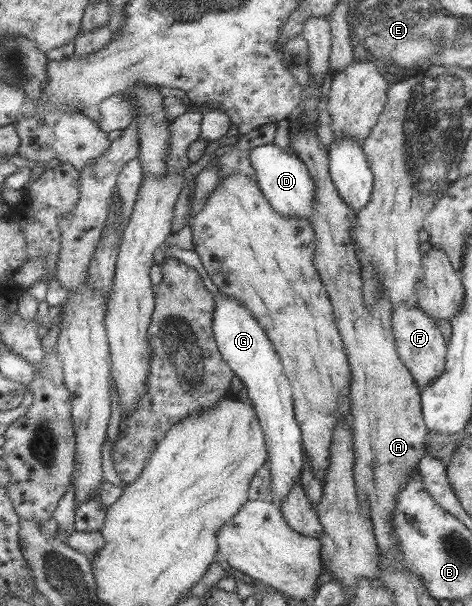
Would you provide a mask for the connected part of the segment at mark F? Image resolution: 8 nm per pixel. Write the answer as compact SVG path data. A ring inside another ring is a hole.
M396 303L392 306L392 331L396 336L396 348L400 358L408 366L420 389L429 386L444 373L447 365L448 342L440 330L439 323L418 305Z

